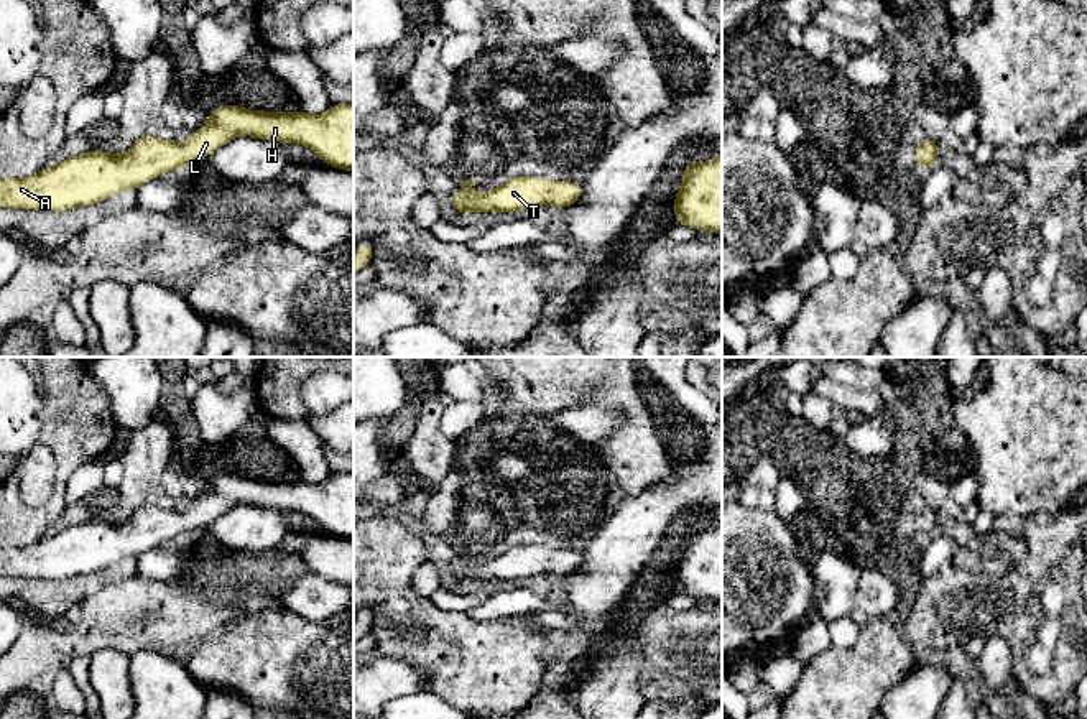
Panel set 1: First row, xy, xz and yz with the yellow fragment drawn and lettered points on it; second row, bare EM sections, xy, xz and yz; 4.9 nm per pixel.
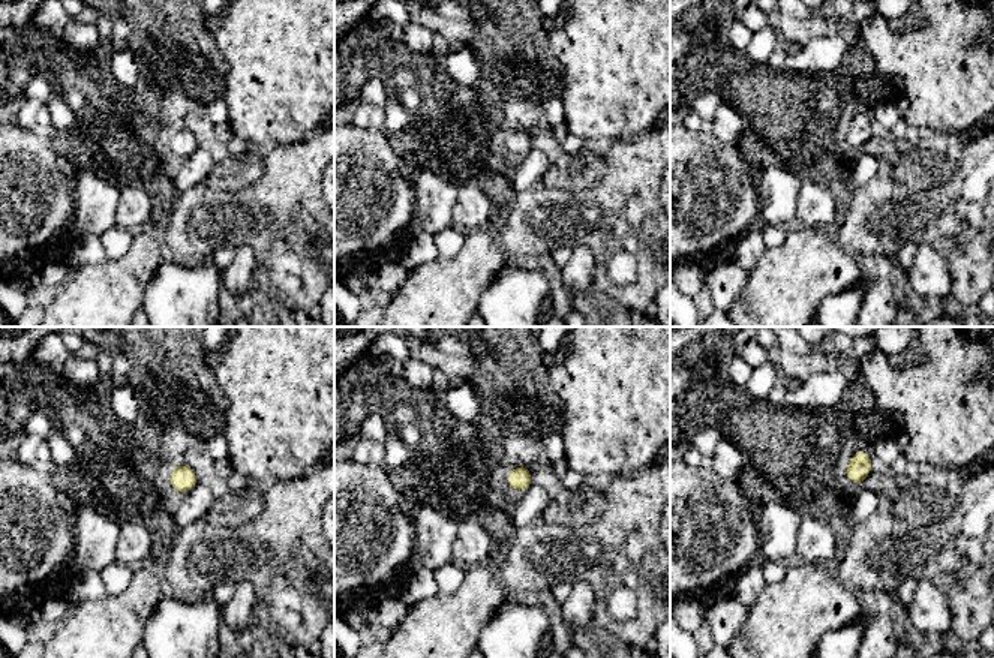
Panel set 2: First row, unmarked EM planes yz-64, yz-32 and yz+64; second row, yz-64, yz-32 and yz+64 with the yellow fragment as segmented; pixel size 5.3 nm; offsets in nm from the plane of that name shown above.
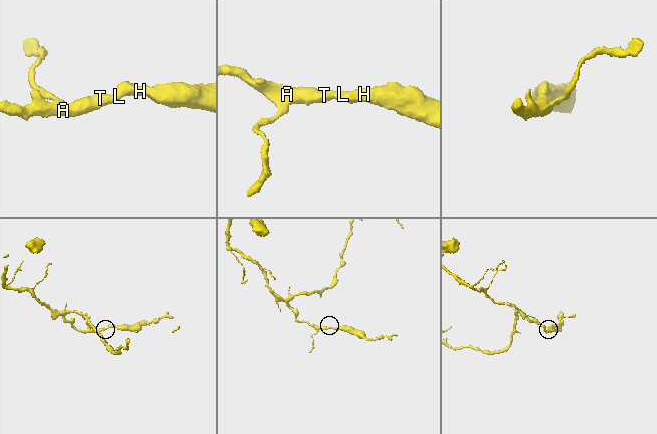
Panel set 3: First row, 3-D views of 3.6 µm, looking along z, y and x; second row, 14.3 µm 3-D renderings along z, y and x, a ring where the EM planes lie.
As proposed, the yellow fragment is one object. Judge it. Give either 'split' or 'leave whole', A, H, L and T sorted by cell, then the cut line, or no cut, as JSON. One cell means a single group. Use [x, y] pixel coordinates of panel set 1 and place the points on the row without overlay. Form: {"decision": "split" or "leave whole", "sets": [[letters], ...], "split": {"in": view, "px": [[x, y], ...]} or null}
{"decision": "leave whole", "sets": [["A", "H", "L", "T"]], "split": null}

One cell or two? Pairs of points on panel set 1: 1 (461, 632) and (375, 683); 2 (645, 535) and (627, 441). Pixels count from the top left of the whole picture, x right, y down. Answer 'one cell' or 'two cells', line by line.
1: two cells
2: two cells

